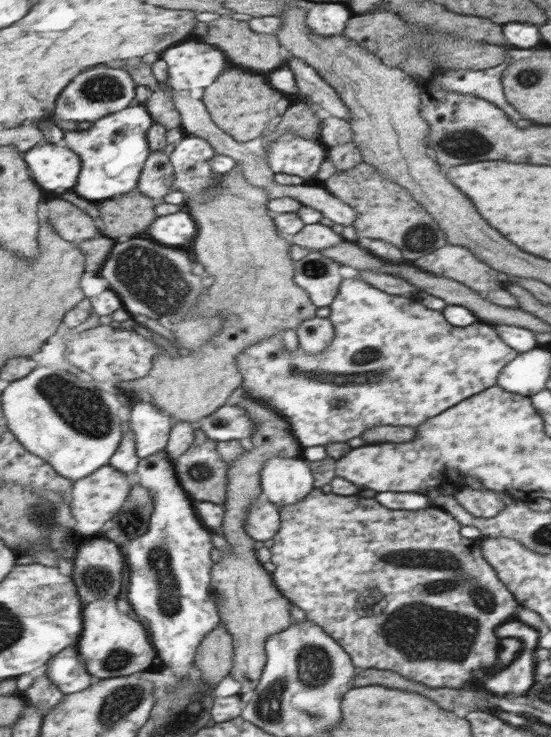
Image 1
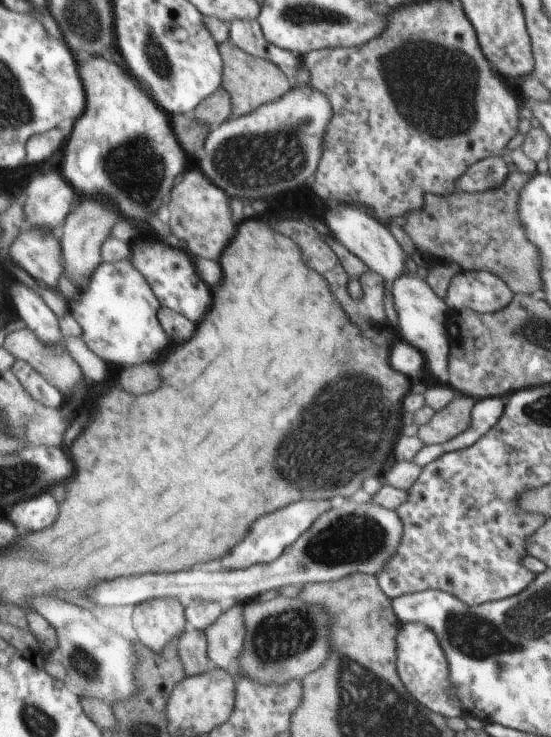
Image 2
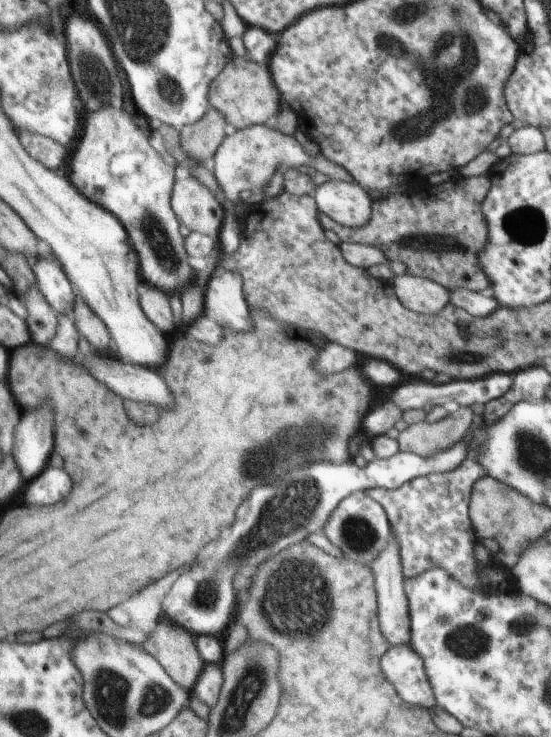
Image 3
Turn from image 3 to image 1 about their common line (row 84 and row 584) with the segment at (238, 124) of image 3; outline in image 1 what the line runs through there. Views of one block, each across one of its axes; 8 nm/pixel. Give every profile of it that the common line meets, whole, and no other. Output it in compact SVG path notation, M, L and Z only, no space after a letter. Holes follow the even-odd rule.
M246 396L235 404L246 411L253 420L253 432L250 439L240 440L244 445L243 454L234 463L228 463L227 493L224 500L227 514L221 533L231 545L231 555L225 555L216 567L215 582L222 596L219 609L227 631L234 638L234 664L232 678L242 684L240 696L249 697L262 679L263 669L267 665L266 642L272 635L287 630L292 624L292 601L279 591L273 572L266 570L264 560L260 560L260 548L247 533L249 508L262 495L262 470L268 460L276 458L300 458L300 444L292 436L288 420L268 404Z

